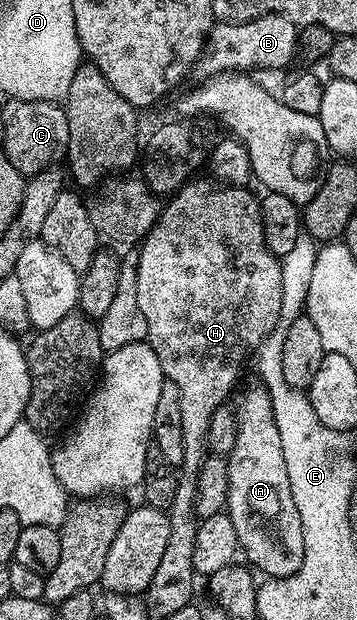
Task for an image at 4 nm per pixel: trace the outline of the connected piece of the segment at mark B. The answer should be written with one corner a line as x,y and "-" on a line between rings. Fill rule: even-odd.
261,16
247,24
215,23
214,31
206,43
206,51
200,61
201,67
211,68
214,74
226,74
231,70
254,70
250,68
286,68
299,51
299,29
283,16

